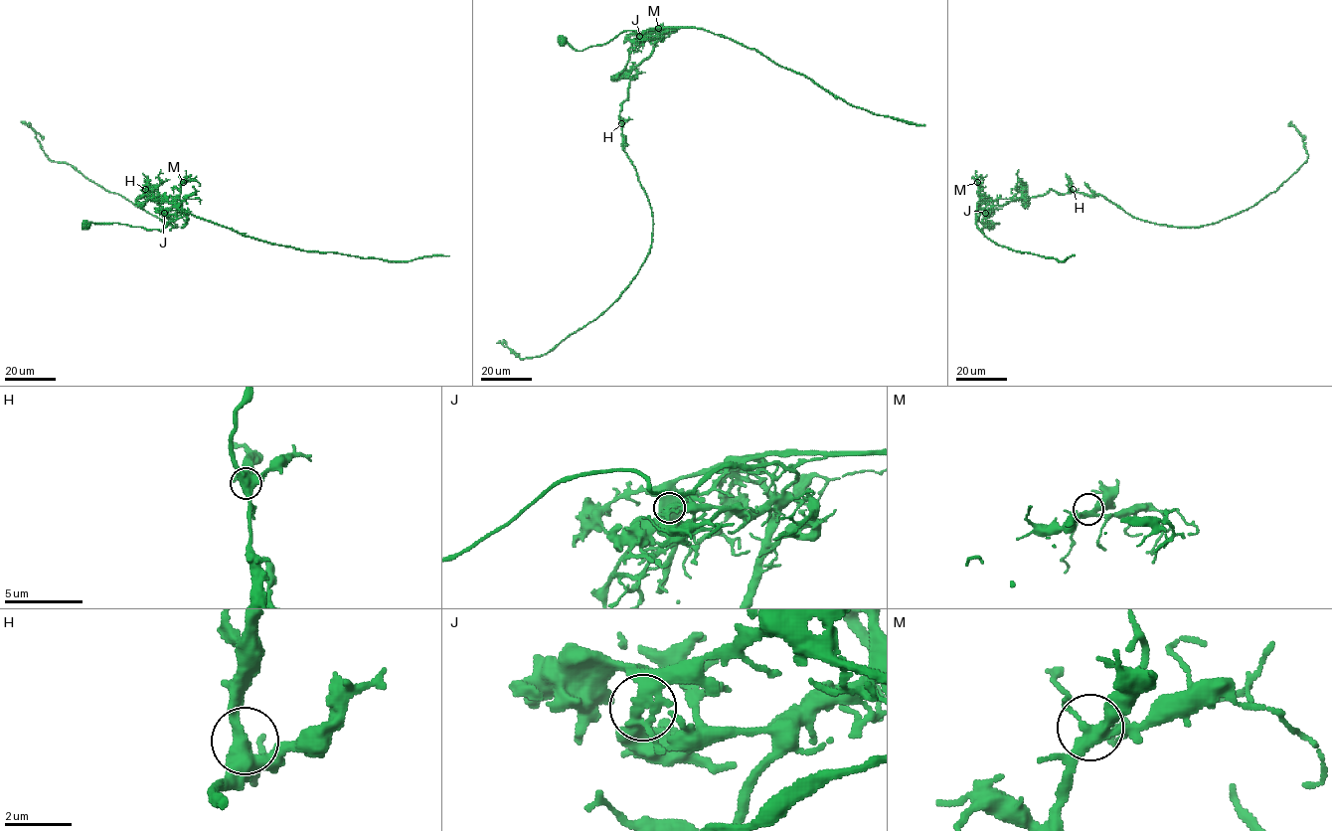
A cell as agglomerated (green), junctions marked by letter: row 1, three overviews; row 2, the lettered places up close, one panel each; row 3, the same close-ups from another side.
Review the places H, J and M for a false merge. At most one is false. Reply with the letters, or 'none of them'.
J

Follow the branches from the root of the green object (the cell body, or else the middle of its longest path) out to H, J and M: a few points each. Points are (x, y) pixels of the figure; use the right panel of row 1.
H: (989, 227), (1000, 224), (979, 230), (978, 217), (987, 205), (1073, 189)
J: (989, 227), (992, 223), (1000, 224), (979, 230), (982, 230), (982, 224), (978, 217), (985, 213)
M: (989, 227), (992, 223), (1000, 224), (979, 230), (982, 230), (978, 217), (985, 203), (979, 194), (977, 182)

